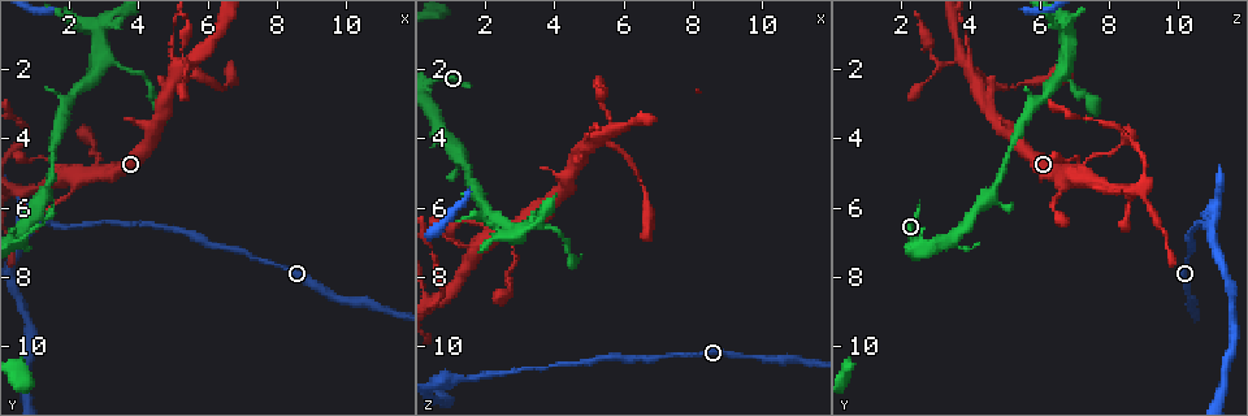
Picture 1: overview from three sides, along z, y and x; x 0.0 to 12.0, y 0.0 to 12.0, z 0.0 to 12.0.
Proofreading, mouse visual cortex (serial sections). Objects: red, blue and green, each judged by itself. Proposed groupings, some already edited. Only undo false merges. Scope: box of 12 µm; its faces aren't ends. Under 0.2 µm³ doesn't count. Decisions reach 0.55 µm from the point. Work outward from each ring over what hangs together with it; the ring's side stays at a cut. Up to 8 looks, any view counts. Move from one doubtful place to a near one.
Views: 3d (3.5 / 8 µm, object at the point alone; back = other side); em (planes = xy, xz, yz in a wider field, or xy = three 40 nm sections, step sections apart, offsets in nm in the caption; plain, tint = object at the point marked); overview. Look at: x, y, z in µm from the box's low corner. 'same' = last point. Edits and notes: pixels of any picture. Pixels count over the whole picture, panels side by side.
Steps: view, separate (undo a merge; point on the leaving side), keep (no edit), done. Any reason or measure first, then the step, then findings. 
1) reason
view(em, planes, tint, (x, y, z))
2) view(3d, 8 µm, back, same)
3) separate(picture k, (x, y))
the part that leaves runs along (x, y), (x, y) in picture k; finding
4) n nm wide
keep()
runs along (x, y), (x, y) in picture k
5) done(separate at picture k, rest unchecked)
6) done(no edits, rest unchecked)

branch point
view(3d, 8 µm, (1.1, 6.4, 10.9))

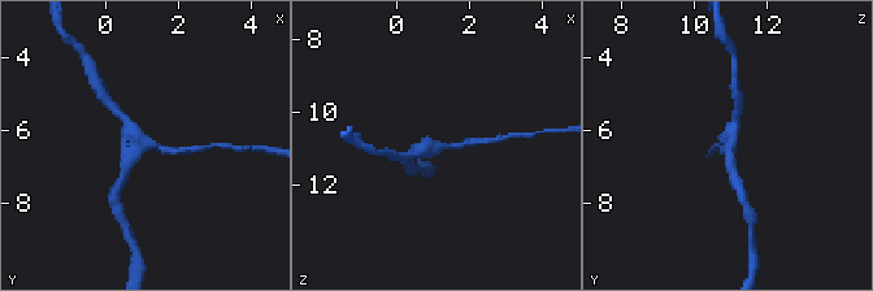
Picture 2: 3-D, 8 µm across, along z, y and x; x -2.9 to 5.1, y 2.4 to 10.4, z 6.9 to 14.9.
closer look
view(3d, 3.5 µm, back, (1.0, 6.3, 11.0))

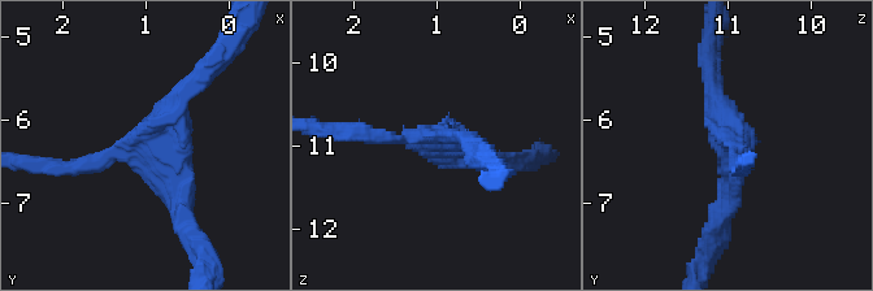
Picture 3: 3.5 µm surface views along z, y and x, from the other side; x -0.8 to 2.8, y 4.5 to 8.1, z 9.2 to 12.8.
arms of 200, 250, 250 nm
keep()
continuous, no second cell

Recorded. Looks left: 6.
small branch off a trunk
view(3d, 3.5 µm, back, (5.1, 2.2, 4.0))

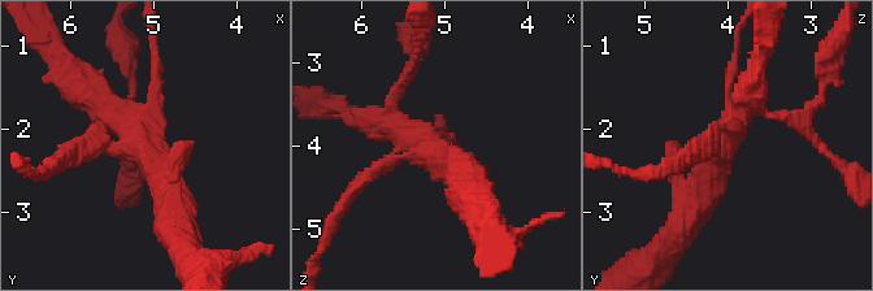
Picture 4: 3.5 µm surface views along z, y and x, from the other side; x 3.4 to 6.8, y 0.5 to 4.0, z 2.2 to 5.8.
4 arms; arms of 150, 200, 350, 400 nm
view(em, xy, step 3, tint, (5.15, 2.25, 4.10))

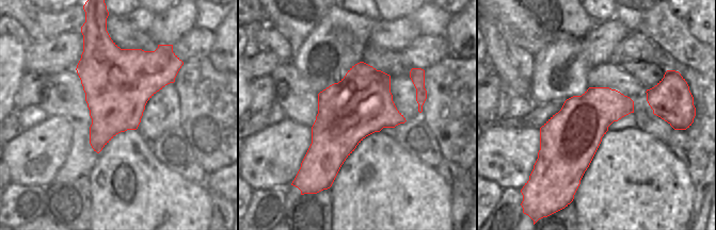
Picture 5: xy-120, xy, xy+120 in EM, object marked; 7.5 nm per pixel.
480 nm wide
keep()
runs along (172, 216), (156, 164), (85, 87) in picture 4; continuous, no second cell

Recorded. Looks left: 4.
view(3d, 3.5 µm, (2.9, 0.9, 6.9))

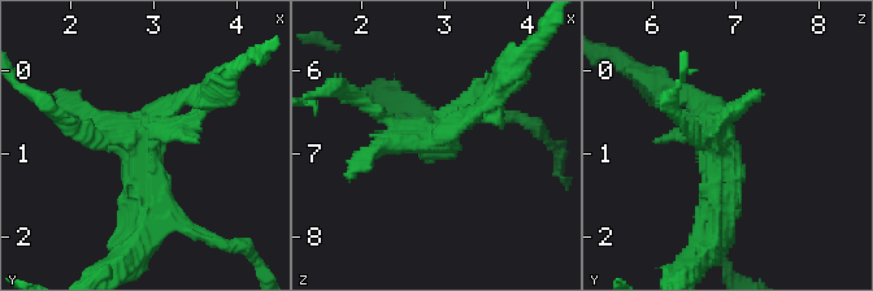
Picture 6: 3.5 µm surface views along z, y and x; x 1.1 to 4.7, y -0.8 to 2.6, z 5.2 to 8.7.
view(em, xy, step 5, tint, (2.80, 0.85, 6.85))

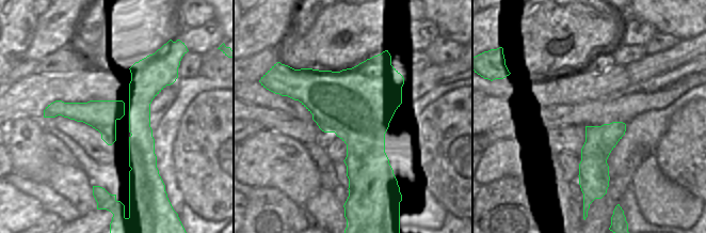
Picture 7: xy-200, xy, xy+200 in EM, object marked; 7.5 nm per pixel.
keep()
runs along (146, 227), (138, 144), (198, 96) in picture 6; all the same cell

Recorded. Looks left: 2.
done(no edits, rest unchecked)

